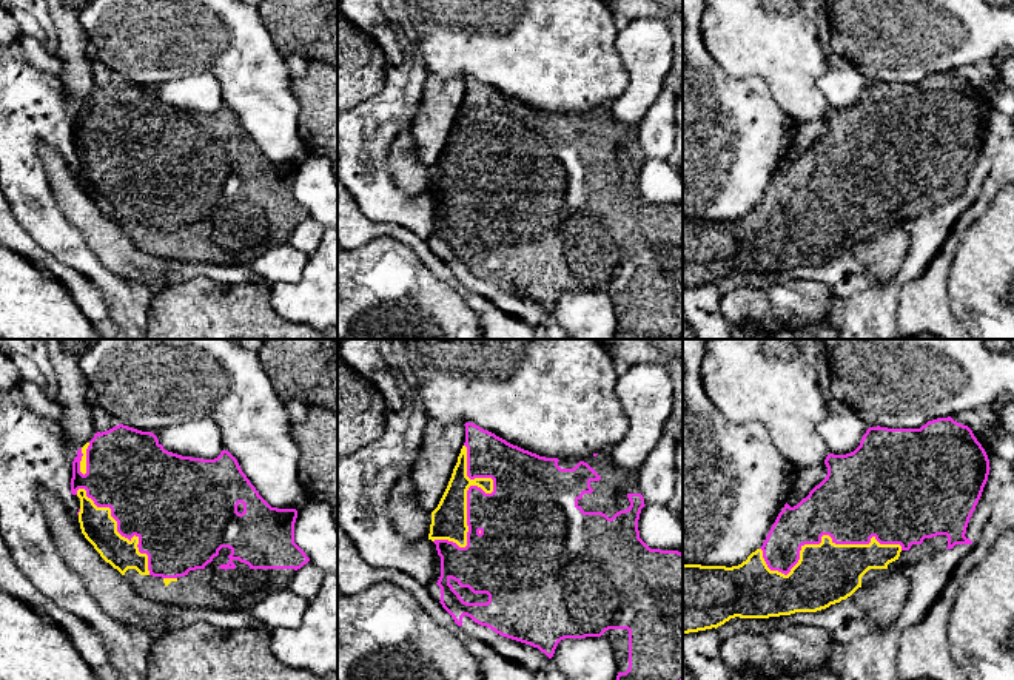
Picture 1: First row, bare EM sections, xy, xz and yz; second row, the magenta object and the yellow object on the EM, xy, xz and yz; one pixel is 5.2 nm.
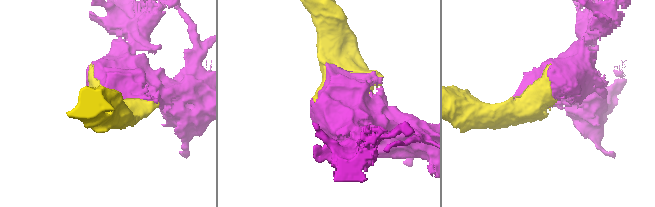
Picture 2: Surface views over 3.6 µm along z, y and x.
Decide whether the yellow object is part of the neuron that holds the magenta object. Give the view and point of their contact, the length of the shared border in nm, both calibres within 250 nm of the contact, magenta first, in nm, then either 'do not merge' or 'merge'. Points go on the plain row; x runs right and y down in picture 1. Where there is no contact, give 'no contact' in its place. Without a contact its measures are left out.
contact xz (481, 144); length 550 nm; calibres 400 and 190 nm; merge

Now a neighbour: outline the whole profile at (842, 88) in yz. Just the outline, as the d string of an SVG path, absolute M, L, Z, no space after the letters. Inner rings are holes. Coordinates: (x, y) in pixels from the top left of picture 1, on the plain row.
M828 68L826 72L817 80L817 88L828 100L829 108L846 109L860 100L860 96L868 83L869 82L865 76L854 68Z

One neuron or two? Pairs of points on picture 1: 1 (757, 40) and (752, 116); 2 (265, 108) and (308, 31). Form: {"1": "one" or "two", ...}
{"1": "two", "2": "two"}

